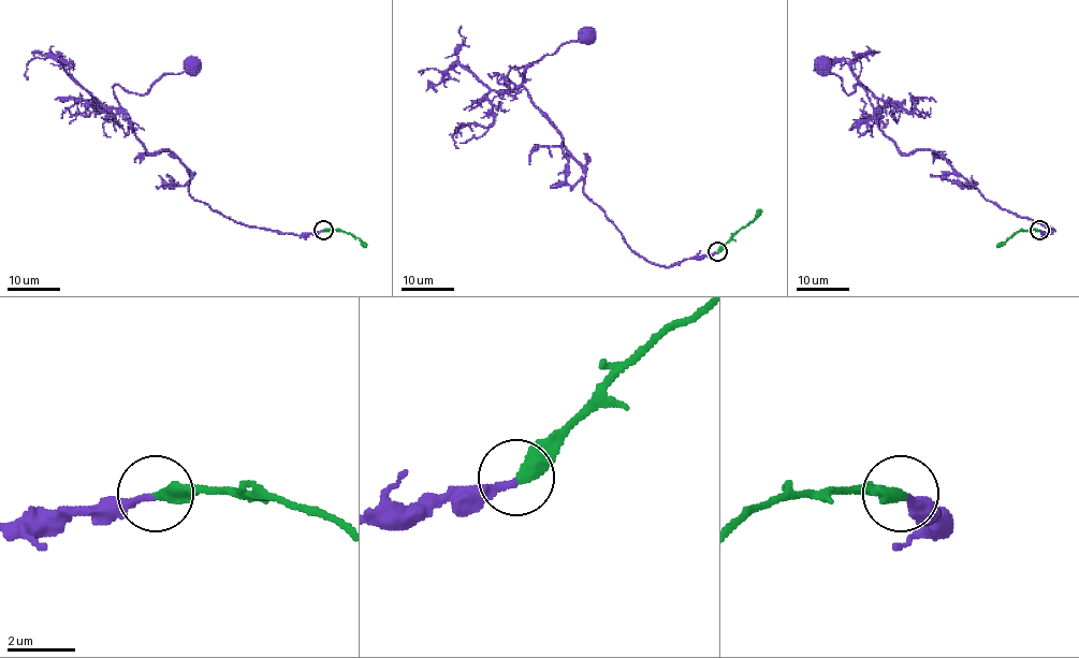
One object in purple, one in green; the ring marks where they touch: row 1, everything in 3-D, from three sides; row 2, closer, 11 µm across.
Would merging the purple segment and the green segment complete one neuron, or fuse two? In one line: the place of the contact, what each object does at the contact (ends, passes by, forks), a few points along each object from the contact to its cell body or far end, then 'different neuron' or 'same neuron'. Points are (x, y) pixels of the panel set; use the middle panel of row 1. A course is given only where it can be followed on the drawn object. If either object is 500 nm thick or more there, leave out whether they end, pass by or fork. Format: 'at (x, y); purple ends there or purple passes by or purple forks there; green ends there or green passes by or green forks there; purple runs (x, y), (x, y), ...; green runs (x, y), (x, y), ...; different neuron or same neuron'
at (717, 251); purple ends there; green ends there; purple runs (716, 251), (669, 266), (639, 257), (585, 194), (585, 170), (559, 131), (509, 78), (511, 68), (587, 32); green runs (718, 251), (753, 221), (760, 209); same neuron

